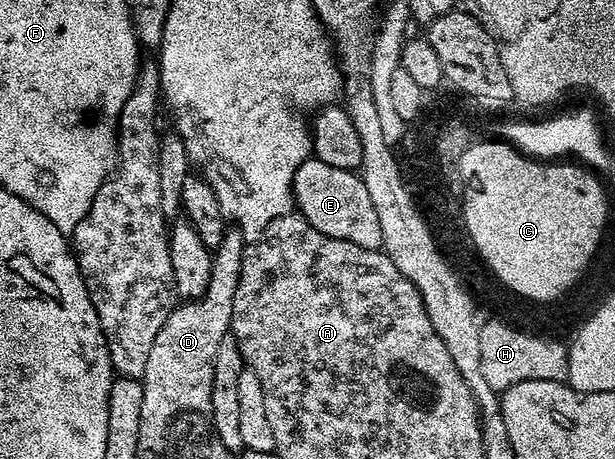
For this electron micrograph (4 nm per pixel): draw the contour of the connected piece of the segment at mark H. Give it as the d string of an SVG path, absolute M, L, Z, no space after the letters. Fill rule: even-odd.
M488 324L480 327L481 371L485 381L497 394L503 393L512 385L524 381L554 381L566 374L564 350L558 344L532 340L522 334L506 330L502 324Z

